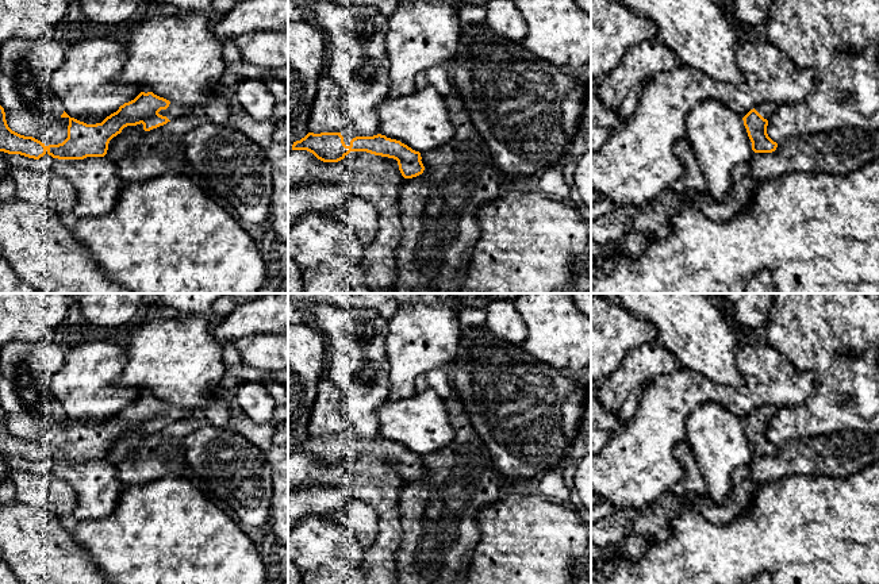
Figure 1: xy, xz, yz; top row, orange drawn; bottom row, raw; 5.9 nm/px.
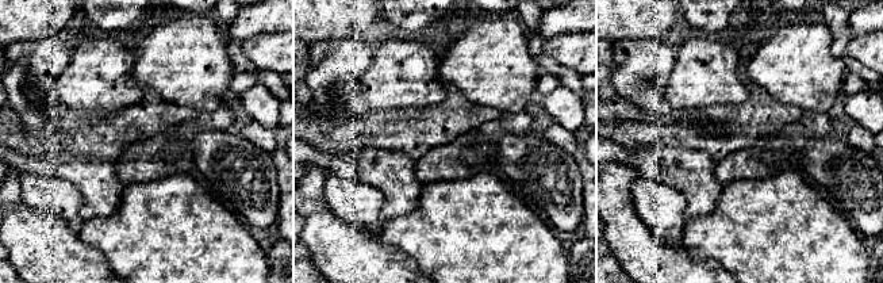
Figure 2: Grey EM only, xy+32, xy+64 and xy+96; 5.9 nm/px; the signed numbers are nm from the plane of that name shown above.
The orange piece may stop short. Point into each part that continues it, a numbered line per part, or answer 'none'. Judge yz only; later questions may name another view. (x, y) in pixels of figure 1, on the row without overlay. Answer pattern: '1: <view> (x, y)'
1: yz (767, 411)

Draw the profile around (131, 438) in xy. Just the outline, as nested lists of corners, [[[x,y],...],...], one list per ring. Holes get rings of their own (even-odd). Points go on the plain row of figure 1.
[[[143,427],[127,429],[120,437],[114,439],[108,446],[108,453],[104,460],[110,464],[120,464],[131,452],[139,447],[149,434],[143,433]]]

